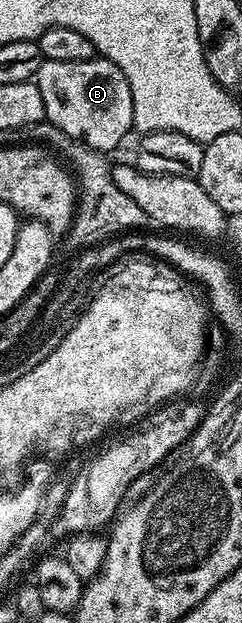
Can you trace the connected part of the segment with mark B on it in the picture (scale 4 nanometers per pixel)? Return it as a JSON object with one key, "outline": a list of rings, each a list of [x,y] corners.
{"outline":[[[103,58],[86,62],[45,60],[34,79],[42,90],[45,117],[58,130],[66,130],[70,138],[108,154],[133,131],[130,86],[114,62]]]}

